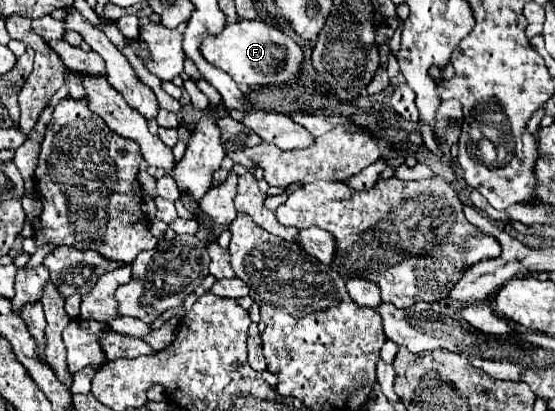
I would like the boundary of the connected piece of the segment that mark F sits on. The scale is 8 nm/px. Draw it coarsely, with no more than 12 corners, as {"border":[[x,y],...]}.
{"border":[[265,21],[231,23],[201,53],[249,87],[299,77],[303,49]]}

